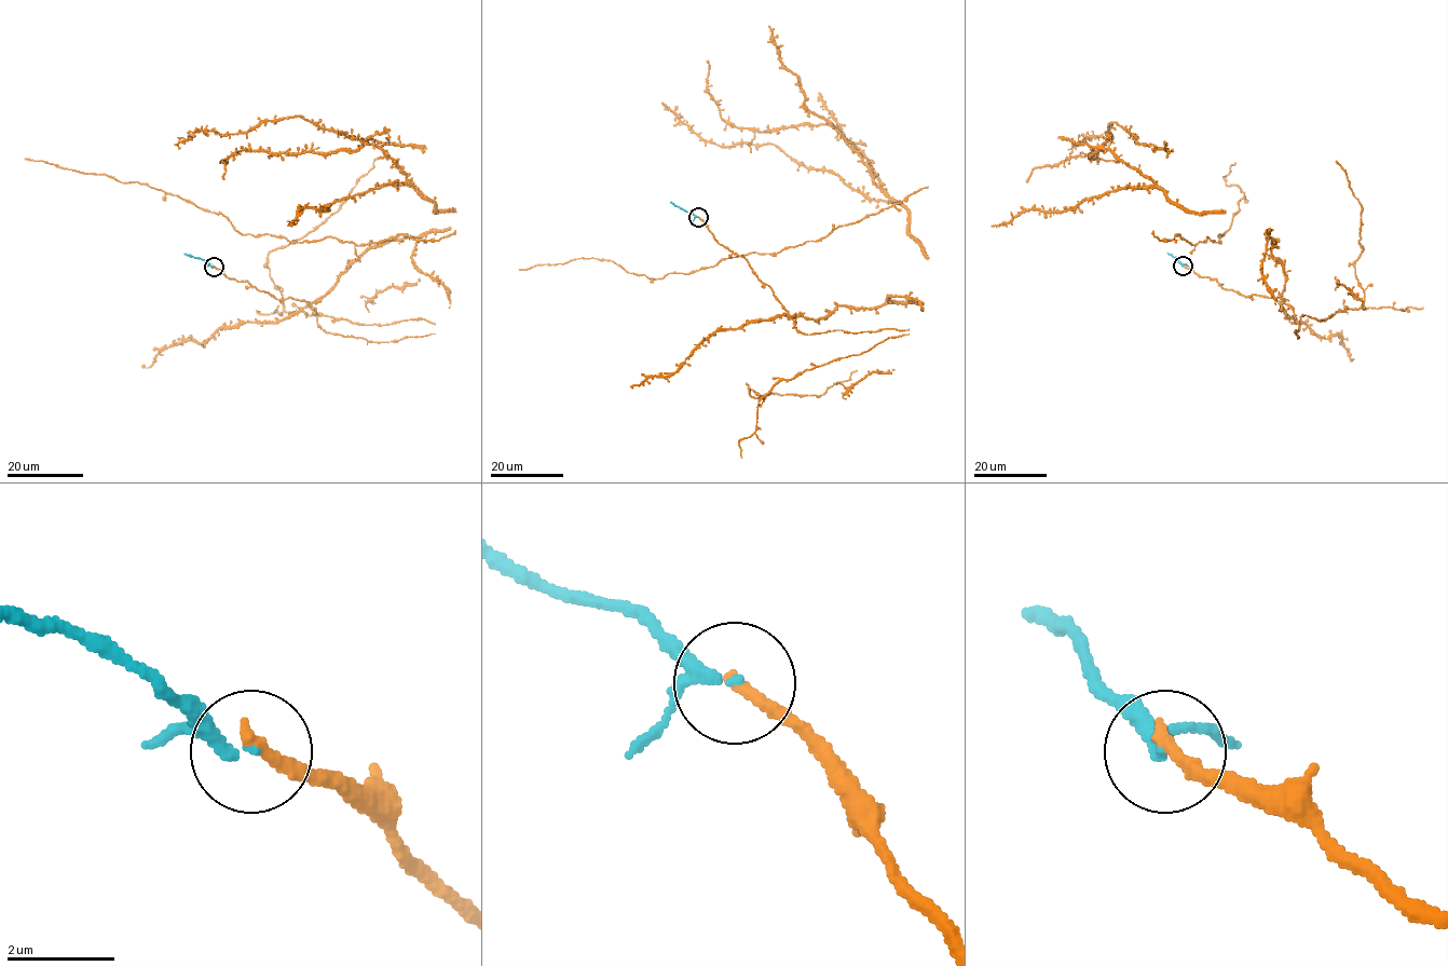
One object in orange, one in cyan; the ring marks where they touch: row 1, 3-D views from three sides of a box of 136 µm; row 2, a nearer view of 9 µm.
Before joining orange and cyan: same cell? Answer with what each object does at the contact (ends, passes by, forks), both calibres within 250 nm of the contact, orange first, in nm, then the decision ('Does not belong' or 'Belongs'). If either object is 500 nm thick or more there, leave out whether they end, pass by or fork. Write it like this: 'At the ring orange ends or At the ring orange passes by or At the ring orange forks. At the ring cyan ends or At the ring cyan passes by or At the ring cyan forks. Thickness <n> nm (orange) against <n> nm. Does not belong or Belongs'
At the ring orange ends. At the ring cyan passes by. Thickness 280 nm (orange) against 150 nm. Belongs

